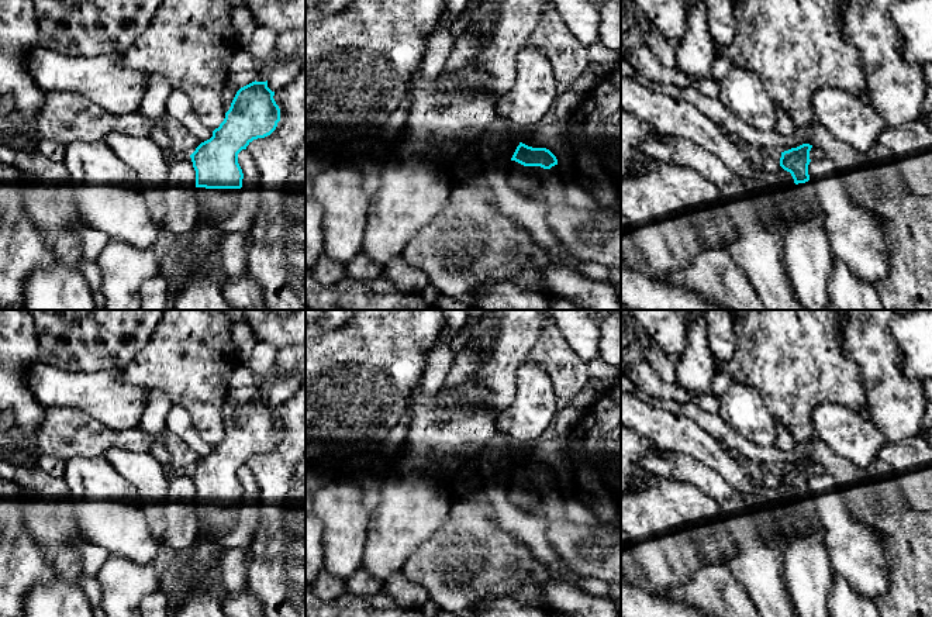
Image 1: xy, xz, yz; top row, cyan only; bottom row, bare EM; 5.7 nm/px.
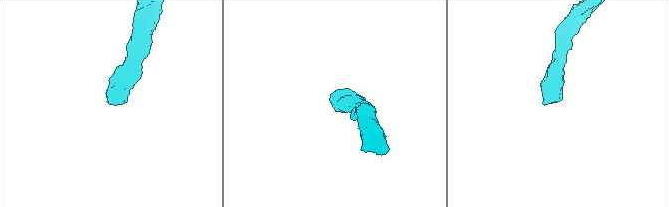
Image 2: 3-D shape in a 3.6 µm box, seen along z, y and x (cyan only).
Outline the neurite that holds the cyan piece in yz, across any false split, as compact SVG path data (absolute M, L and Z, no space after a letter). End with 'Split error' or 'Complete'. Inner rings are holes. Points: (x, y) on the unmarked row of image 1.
M802 459L781 468L780 482L790 487L801 514L812 521L808 537L797 537L784 545L783 579L797 617L829 617L826 596L835 573L824 544L824 528L815 514L814 497L808 490L810 466Z. Split error

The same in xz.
M522 458L511 473L510 503L548 523L566 518L566 501L559 489L556 472L546 463L532 463Z. Split error

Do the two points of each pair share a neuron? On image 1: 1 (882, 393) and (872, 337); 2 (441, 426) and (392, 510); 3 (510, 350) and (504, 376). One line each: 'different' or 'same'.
1: same
2: same
3: same

